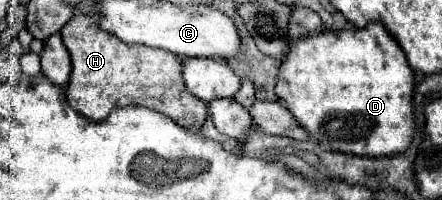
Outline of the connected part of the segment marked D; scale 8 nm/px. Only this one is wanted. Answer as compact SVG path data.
M370 22L366 28L358 30L342 30L342 32L330 32L330 30L322 30L318 34L310 34L298 42L294 42L290 46L290 52L280 68L280 80L276 84L276 94L278 98L284 102L284 106L292 112L292 116L298 120L298 124L302 128L306 128L316 140L320 142L330 142L332 150L336 152L344 152L344 154L356 154L356 156L368 156L368 158L380 158L380 156L396 156L408 150L408 146L414 140L416 134L416 122L414 122L414 106L412 106L412 92L414 92L414 72L410 70L410 64L406 62L406 56L402 56L402 50L398 46L398 42L394 42L394 38L390 38L390 34L386 34L386 28L378 22Z

